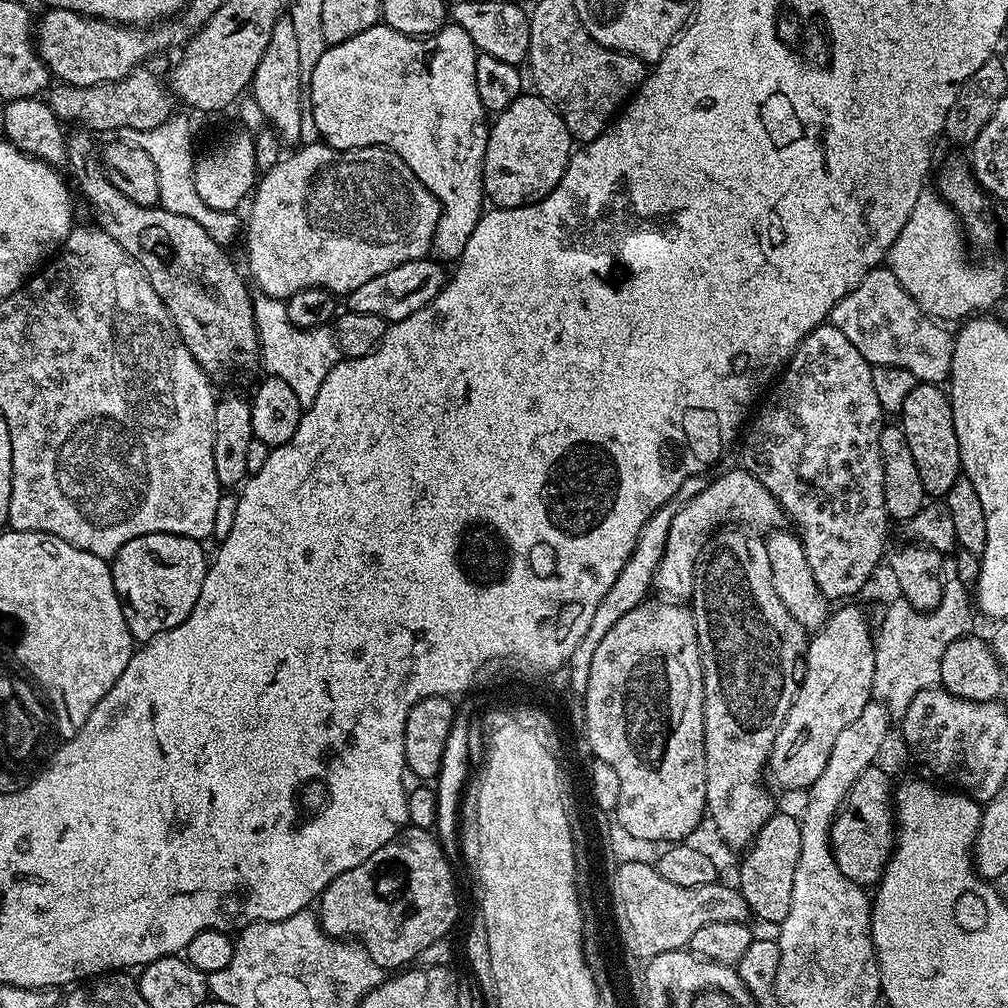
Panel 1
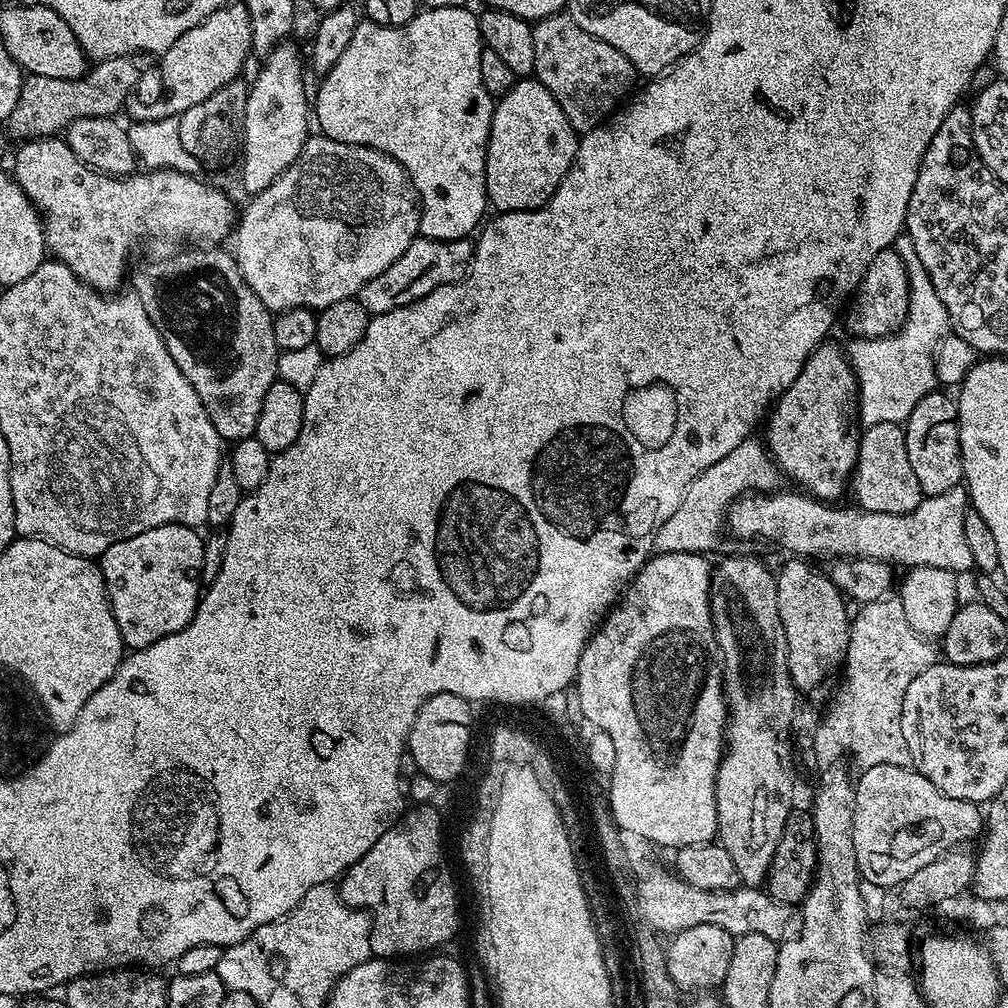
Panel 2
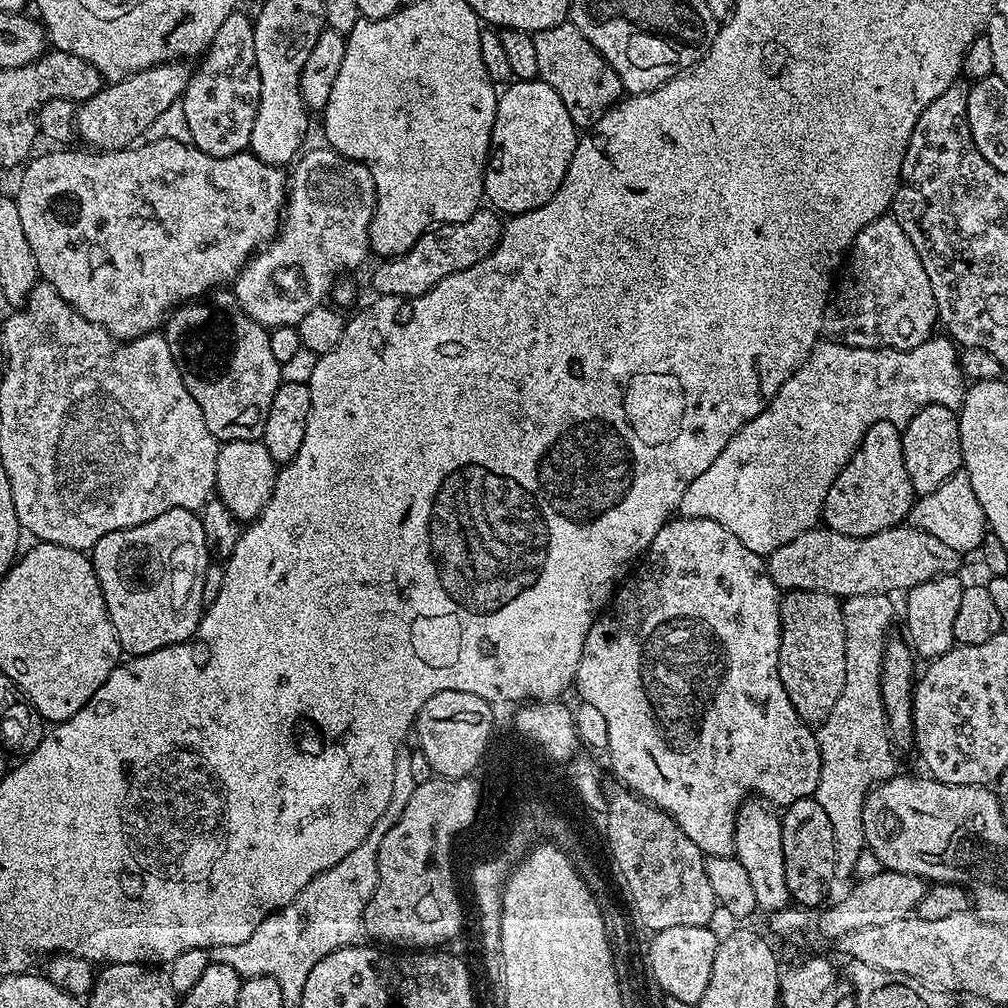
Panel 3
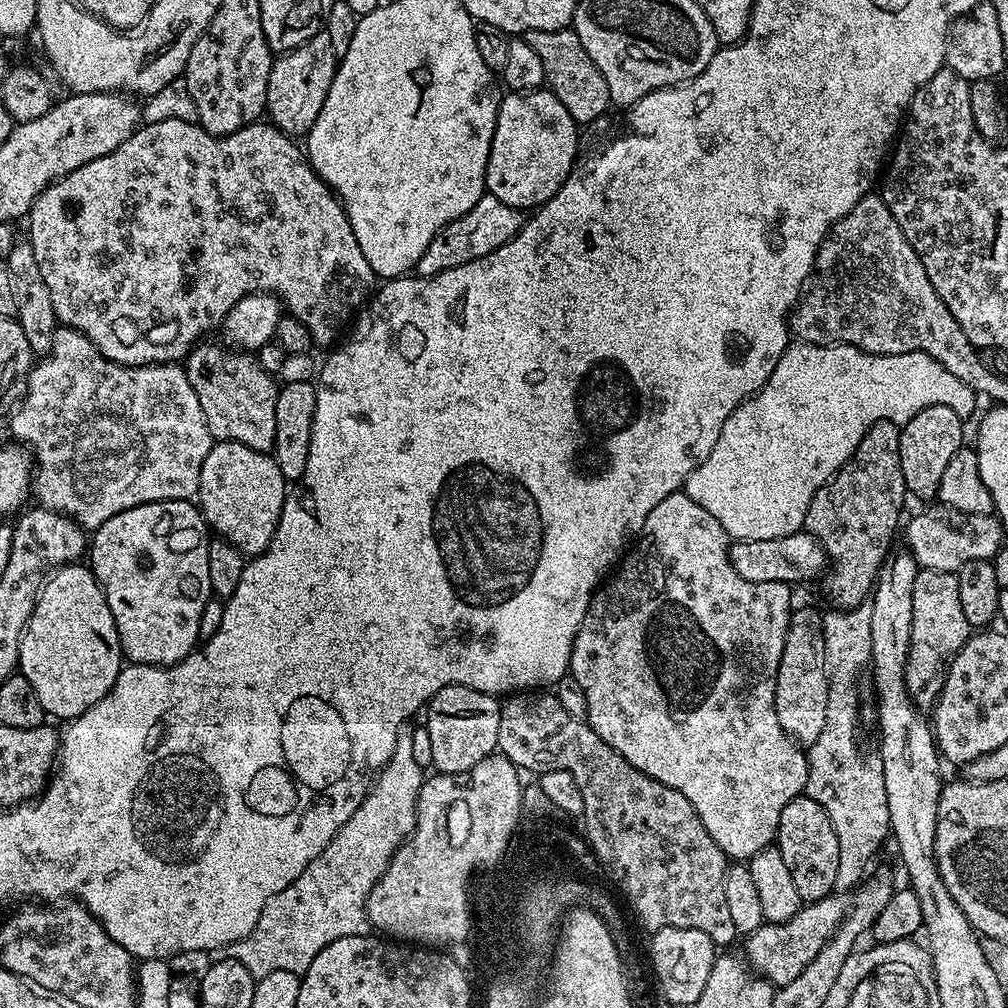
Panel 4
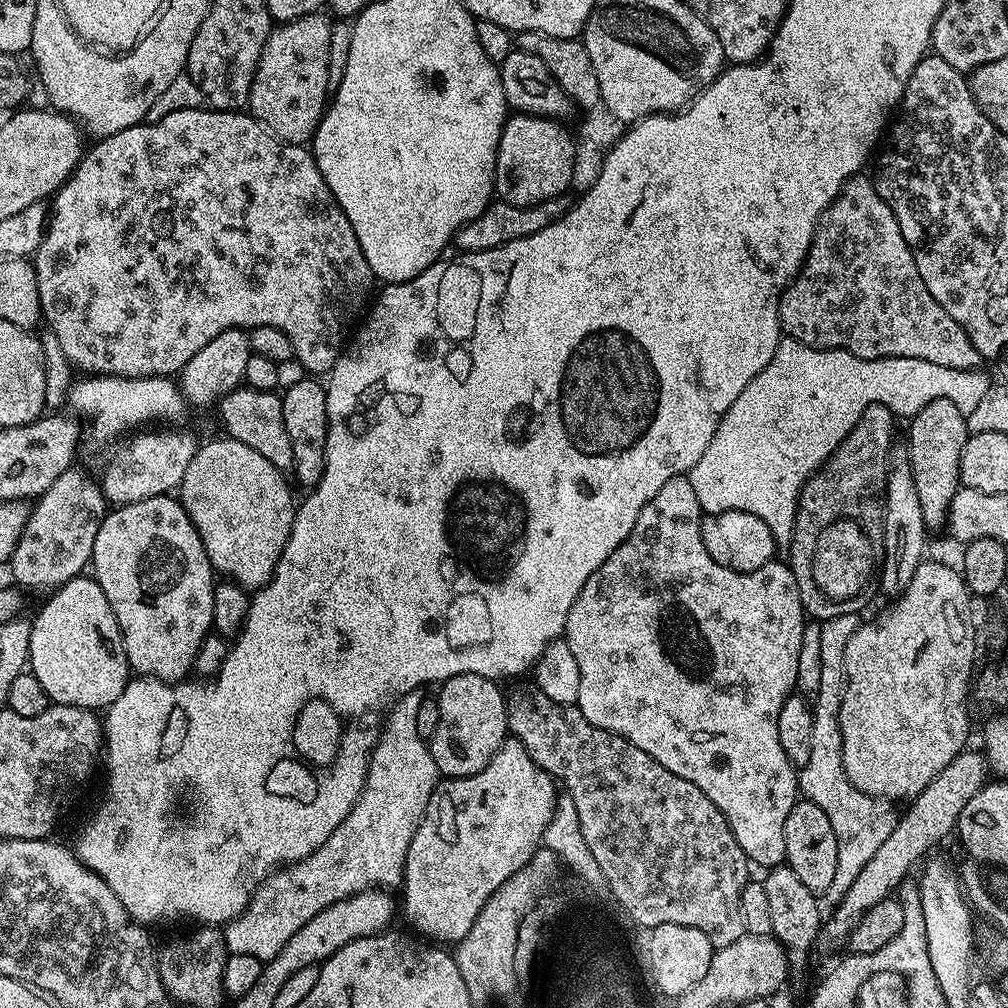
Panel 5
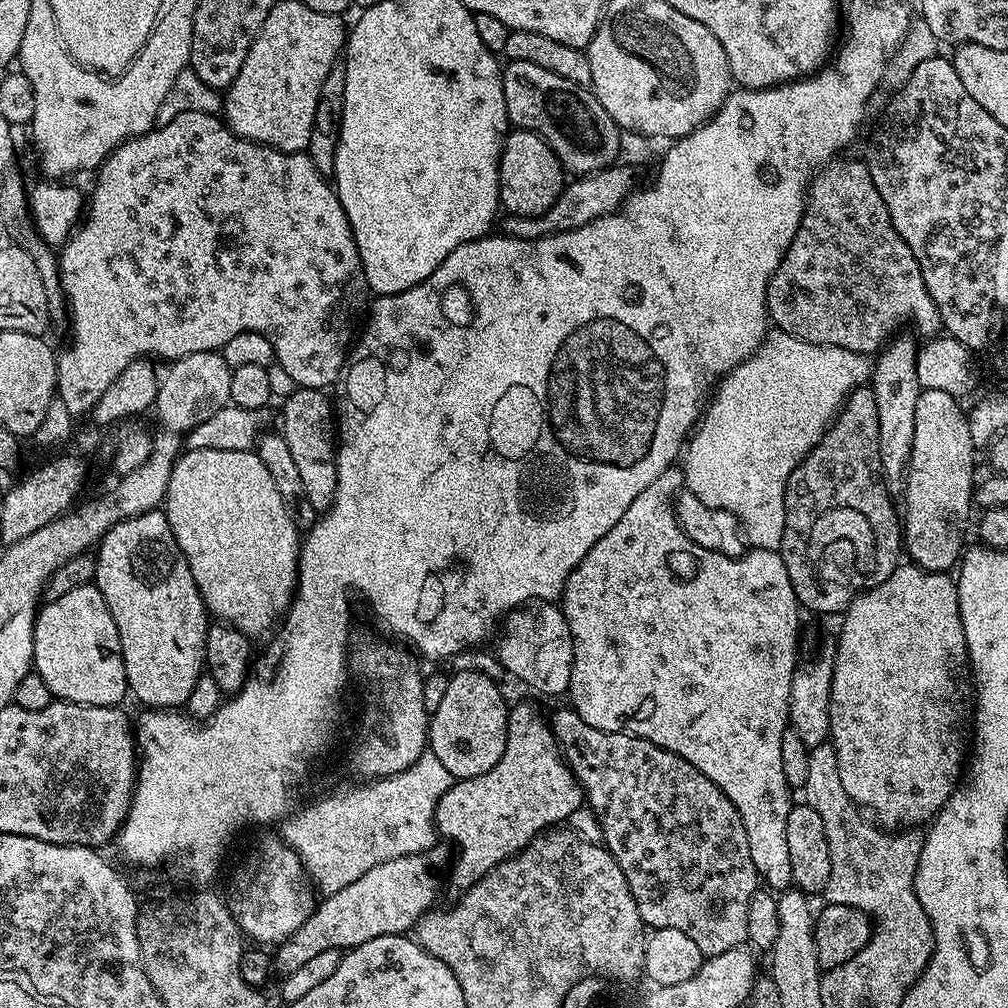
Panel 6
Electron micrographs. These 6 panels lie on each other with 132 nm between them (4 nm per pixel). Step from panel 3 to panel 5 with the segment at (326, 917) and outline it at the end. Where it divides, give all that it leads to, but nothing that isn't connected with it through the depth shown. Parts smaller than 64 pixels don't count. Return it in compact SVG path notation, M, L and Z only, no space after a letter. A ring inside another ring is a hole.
M419 691L406 694L389 712L382 729L380 743L376 745L376 750L368 765L368 780L360 791L358 802L352 807L348 817L340 823L338 830L334 830L334 834L330 834L330 838L326 838L326 842L322 842L322 846L318 846L314 854L299 861L291 869L292 877L289 878L288 885L273 898L272 909L262 913L257 920L251 920L251 915L246 914L223 931L222 943L231 955L248 954L250 958L256 958L261 962L270 961L286 946L286 942L290 942L290 938L294 938L294 934L298 934L298 930L302 930L302 926L306 926L306 922L310 922L331 904L348 900L360 892L388 886L384 884L399 885L401 883L410 842L416 831L420 829L432 791L436 789L441 779L429 745L422 738L418 738L416 715L421 699Z

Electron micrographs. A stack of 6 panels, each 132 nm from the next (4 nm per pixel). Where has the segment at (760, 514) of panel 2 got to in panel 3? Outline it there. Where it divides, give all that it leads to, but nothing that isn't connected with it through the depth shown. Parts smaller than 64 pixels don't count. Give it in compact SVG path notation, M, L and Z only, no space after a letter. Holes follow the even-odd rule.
M961 470L955 472L938 490L919 497L913 503L908 514L907 523L919 530L929 541L941 544L952 552L972 552L979 549L986 531L984 511L978 502L978 494L974 494L974 486L970 482L968 473Z

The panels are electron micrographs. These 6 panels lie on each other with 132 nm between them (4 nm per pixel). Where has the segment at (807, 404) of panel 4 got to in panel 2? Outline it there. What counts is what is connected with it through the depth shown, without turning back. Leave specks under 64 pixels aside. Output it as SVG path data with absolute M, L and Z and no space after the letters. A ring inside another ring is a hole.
M902 234L896 239L894 251L906 266L908 291L914 294L914 306L908 309L904 327L890 336L880 336L876 340L852 338L846 344L852 373L856 375L858 420L864 426L878 422L903 425L914 406L918 406L926 394L937 391L934 349L950 332L946 306L942 306L942 298L938 298L934 290L934 282L930 282L930 274L926 274L922 258L918 258L914 250L914 242L907 234ZM756 438L742 441L726 454L726 458L722 458L722 462L714 462L714 466L702 470L702 474L690 482L682 506L678 506L662 530L658 530L655 551L711 553L720 536L720 528L722 532L729 506L745 494L764 494L775 489L776 476L778 469L772 463L767 447Z

